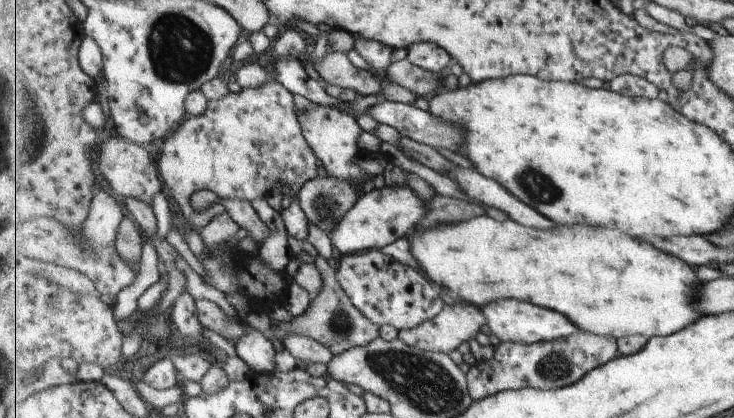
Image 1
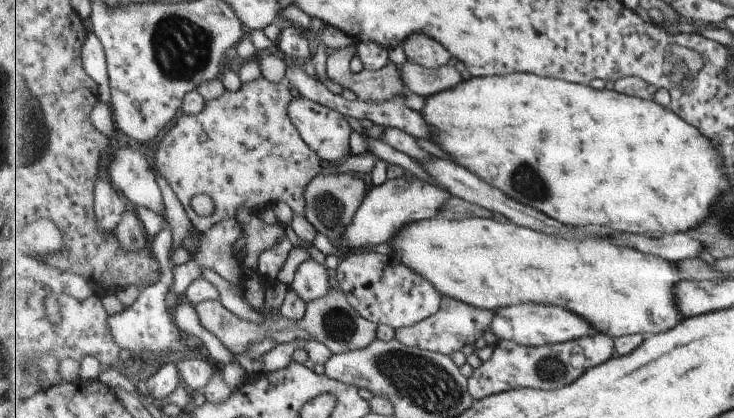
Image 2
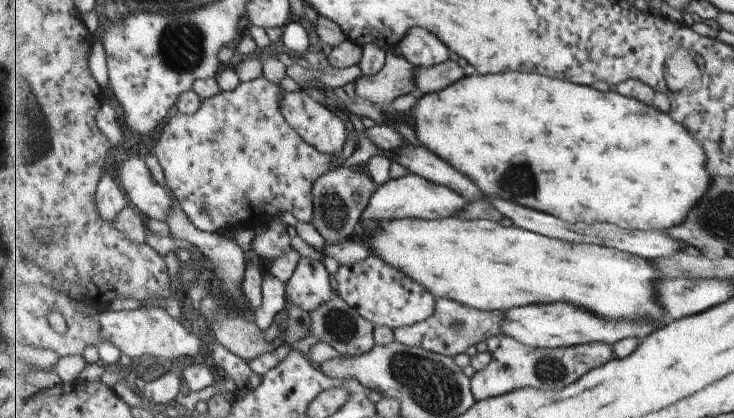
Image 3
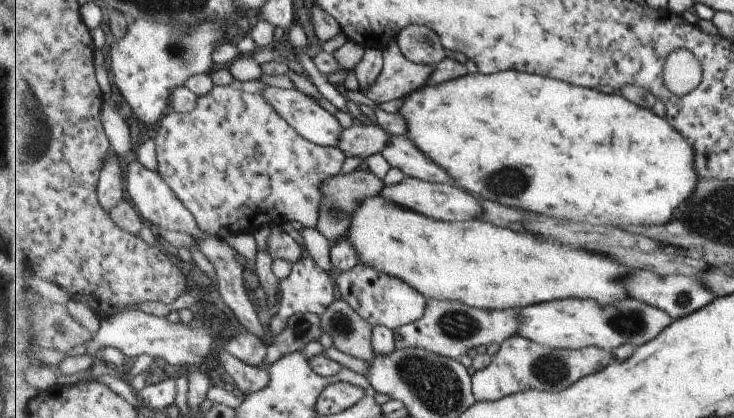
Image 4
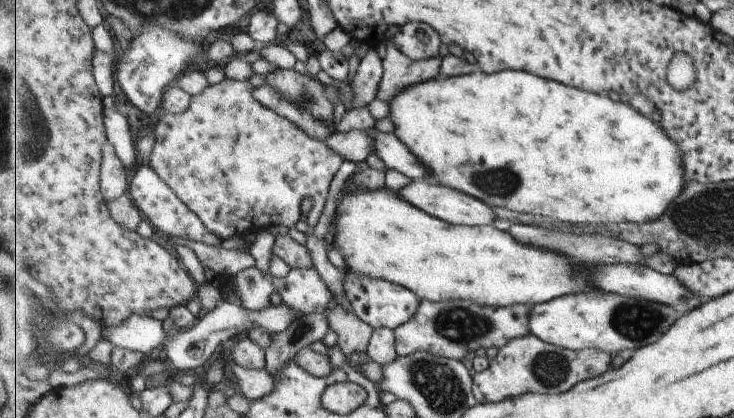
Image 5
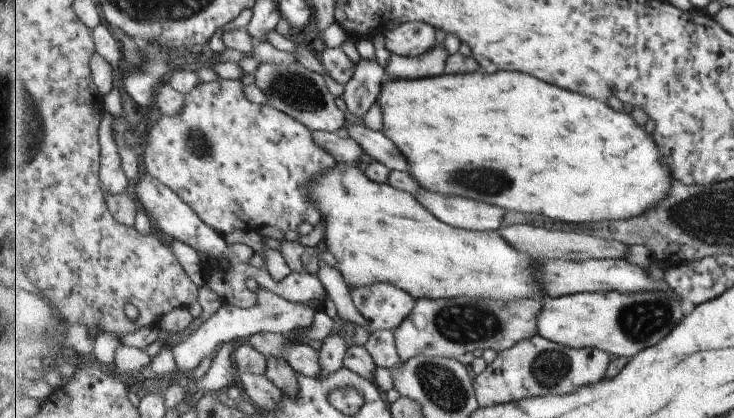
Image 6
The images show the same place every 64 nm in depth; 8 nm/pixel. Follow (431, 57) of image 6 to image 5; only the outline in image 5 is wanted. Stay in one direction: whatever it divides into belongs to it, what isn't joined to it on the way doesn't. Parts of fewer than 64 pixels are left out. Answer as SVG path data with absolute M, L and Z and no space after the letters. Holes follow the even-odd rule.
M389 38L387 57L384 59L384 76L379 84L377 100L390 103L401 90L415 84L441 77L441 56L427 60L413 61L407 57Z

